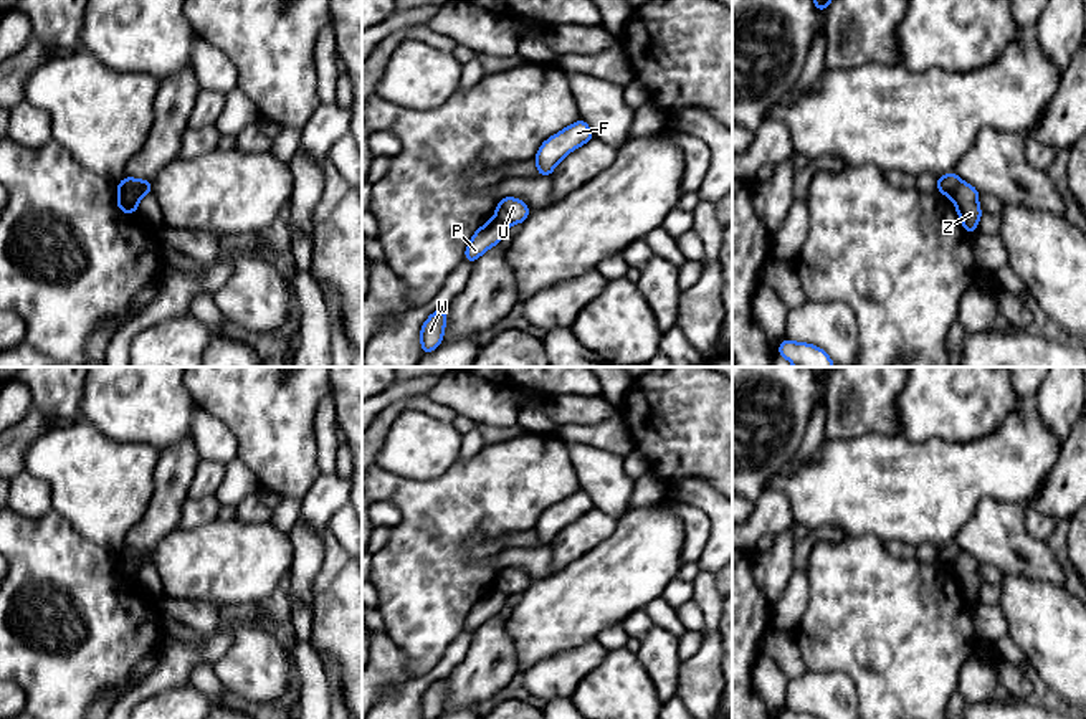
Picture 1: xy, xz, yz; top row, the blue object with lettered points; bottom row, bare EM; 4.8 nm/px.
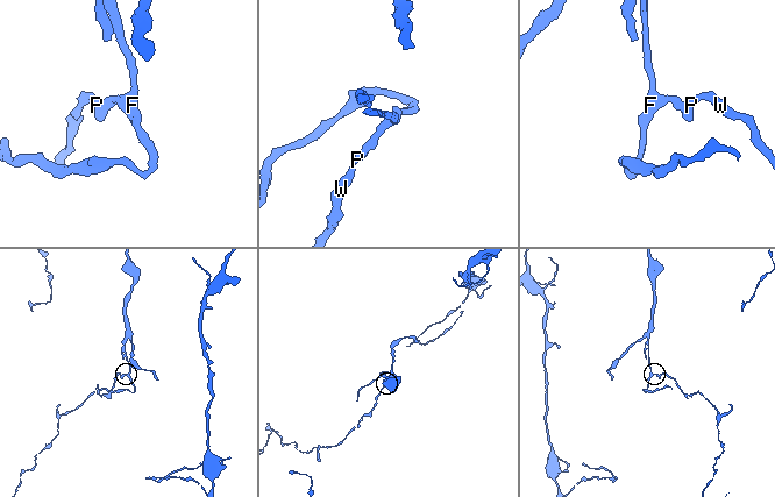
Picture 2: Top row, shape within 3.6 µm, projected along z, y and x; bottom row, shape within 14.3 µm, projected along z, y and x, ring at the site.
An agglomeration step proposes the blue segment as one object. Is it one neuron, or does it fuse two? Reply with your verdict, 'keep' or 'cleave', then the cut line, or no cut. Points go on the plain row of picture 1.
cleave; cut xy (123, 551), (138, 572)

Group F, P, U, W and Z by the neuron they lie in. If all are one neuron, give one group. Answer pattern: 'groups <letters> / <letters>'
groups F U / P W Z

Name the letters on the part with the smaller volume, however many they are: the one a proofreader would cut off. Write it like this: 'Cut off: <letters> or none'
Cut off: P, W, Z

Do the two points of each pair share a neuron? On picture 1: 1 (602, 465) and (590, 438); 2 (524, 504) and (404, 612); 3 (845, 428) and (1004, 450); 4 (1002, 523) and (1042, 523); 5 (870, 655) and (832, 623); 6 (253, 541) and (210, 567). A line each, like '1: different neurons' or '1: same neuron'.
1: different neurons
2: same neuron
3: different neurons
4: different neurons
5: same neuron
6: same neuron

